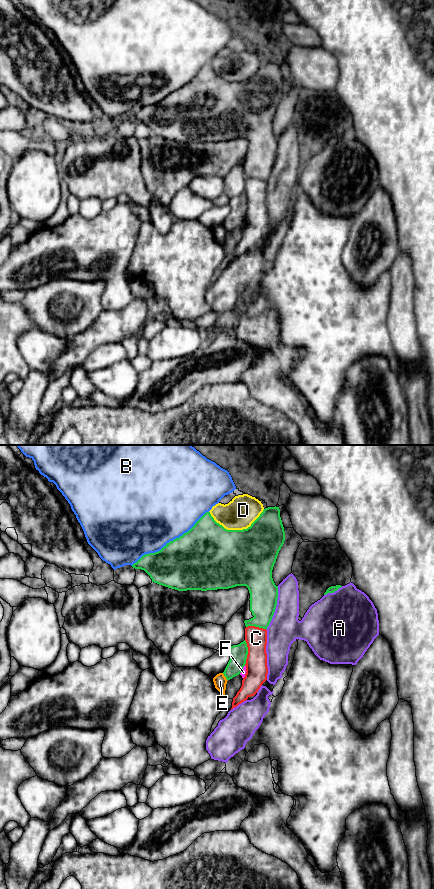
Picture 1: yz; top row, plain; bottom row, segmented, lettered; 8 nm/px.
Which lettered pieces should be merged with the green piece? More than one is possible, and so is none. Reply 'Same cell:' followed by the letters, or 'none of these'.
Same cell: none of these

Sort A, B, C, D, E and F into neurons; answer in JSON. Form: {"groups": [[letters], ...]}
{"groups": [["A"], ["B"], ["C"], ["D"], ["E"], ["F"]]}

